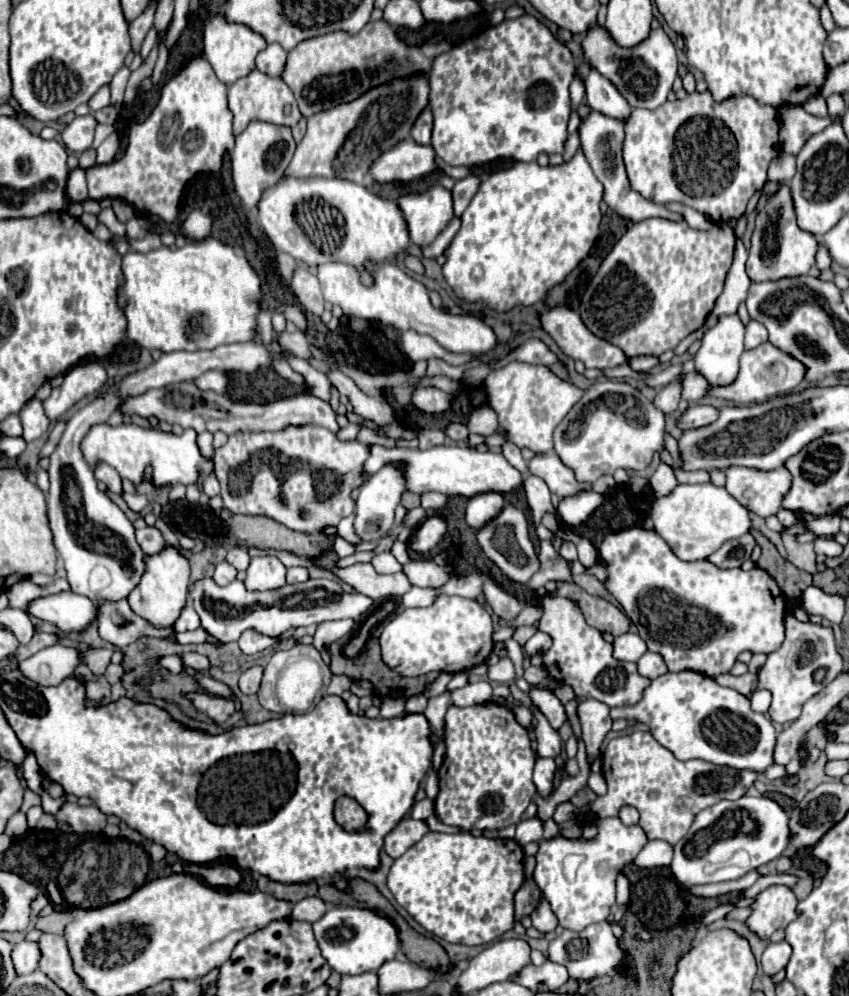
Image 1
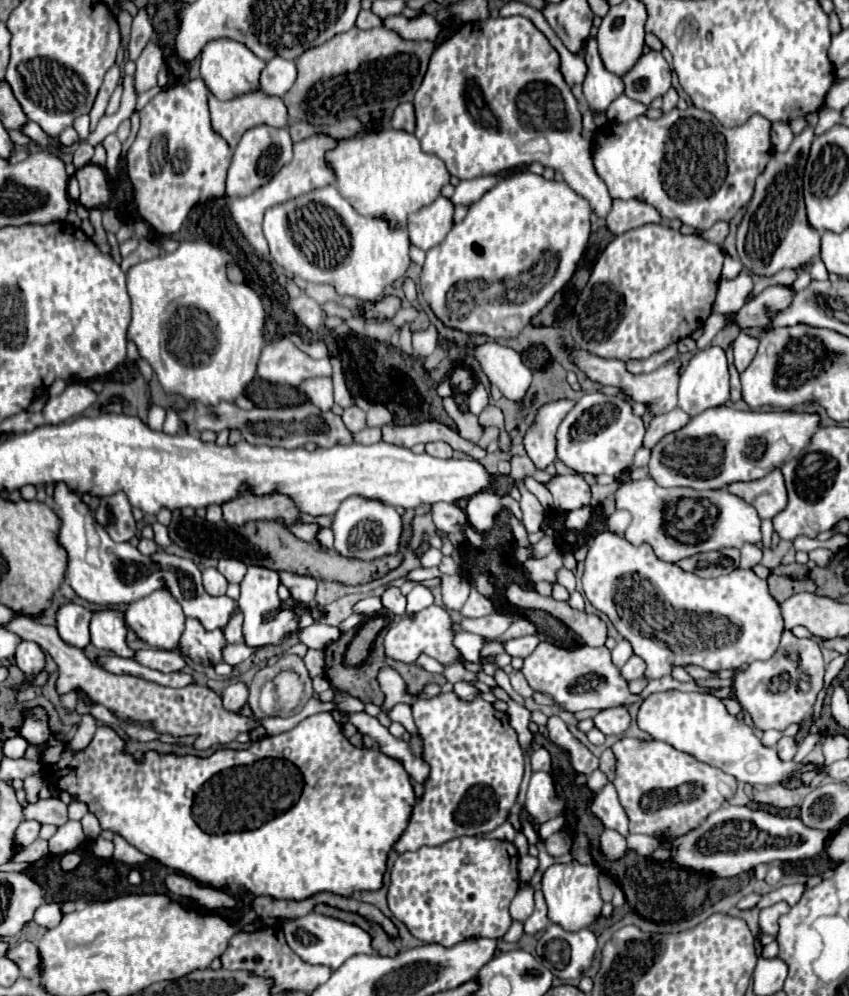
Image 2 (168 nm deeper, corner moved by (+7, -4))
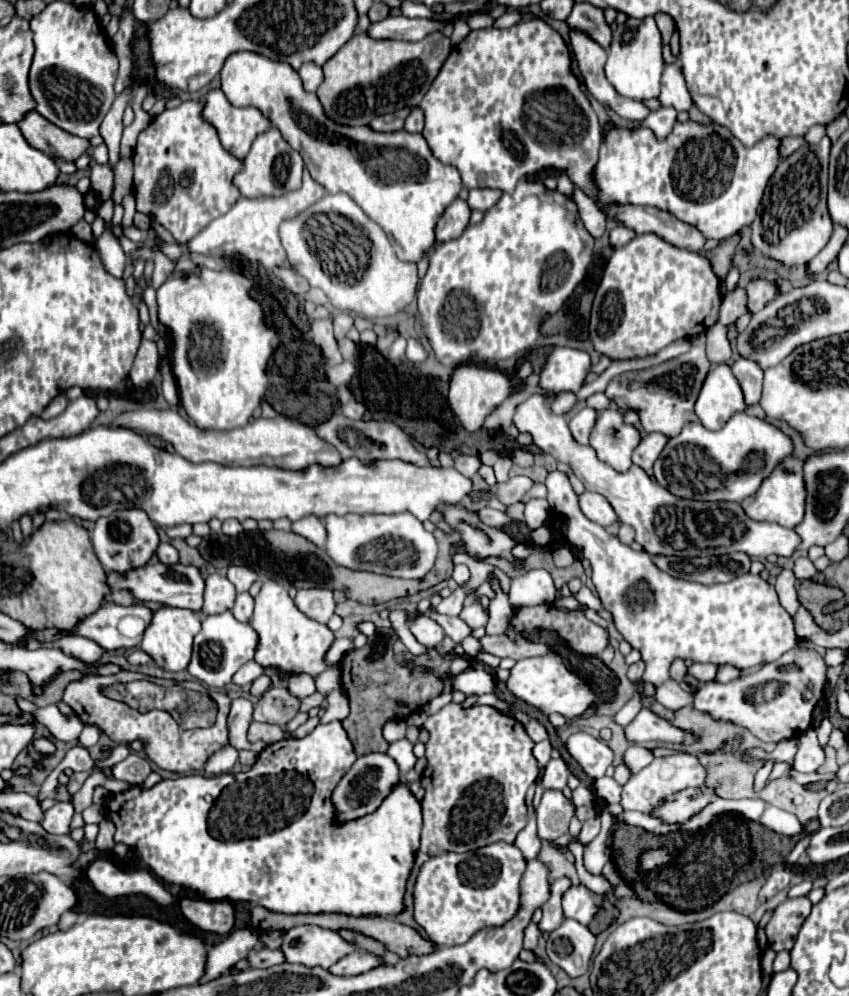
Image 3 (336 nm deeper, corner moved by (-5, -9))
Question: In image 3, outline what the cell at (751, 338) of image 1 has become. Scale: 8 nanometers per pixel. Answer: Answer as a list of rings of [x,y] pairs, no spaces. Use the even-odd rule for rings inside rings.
[[[740,357],[732,365],[732,371],[742,387],[746,405],[756,405],[760,401],[760,393],[762,393],[762,369],[760,369],[760,365],[750,361],[750,359]]]

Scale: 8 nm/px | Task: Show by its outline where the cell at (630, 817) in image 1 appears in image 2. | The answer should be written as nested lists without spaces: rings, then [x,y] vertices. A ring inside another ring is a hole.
[[[608,784],[600,792],[596,792],[596,798],[592,802],[592,814],[596,818],[600,818],[606,828],[612,828],[612,830],[620,832],[622,836],[628,836],[628,816],[624,812],[622,804],[618,802],[618,796],[616,796],[616,790],[612,784]]]

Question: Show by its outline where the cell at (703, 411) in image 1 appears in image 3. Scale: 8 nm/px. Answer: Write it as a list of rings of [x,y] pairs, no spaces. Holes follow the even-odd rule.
[[[650,433],[650,435],[642,435],[640,439],[640,445],[634,449],[632,453],[632,463],[642,467],[644,471],[650,471],[654,461],[658,459],[660,451],[664,449],[666,445],[666,437],[660,435],[660,433]]]

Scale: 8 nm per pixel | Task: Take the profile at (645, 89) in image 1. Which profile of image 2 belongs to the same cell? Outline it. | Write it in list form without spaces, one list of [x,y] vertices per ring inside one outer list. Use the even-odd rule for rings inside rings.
[[[650,50],[640,56],[632,72],[622,76],[624,94],[640,104],[650,104],[654,98],[664,96],[670,88],[670,66],[662,52]]]

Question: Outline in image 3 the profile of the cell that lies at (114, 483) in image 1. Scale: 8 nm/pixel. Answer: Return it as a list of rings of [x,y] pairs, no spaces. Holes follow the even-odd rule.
[[[122,509],[114,511],[110,517],[100,517],[96,521],[92,531],[92,545],[106,571],[124,575],[128,569],[138,569],[150,563],[160,545],[160,537],[156,525],[142,509]]]

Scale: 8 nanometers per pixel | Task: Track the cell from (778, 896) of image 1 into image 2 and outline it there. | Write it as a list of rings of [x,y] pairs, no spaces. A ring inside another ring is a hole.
[[[776,902],[776,904],[760,910],[760,930],[764,934],[776,936],[778,934],[778,918],[782,914],[786,914],[788,910],[790,910],[790,906],[786,902]]]

